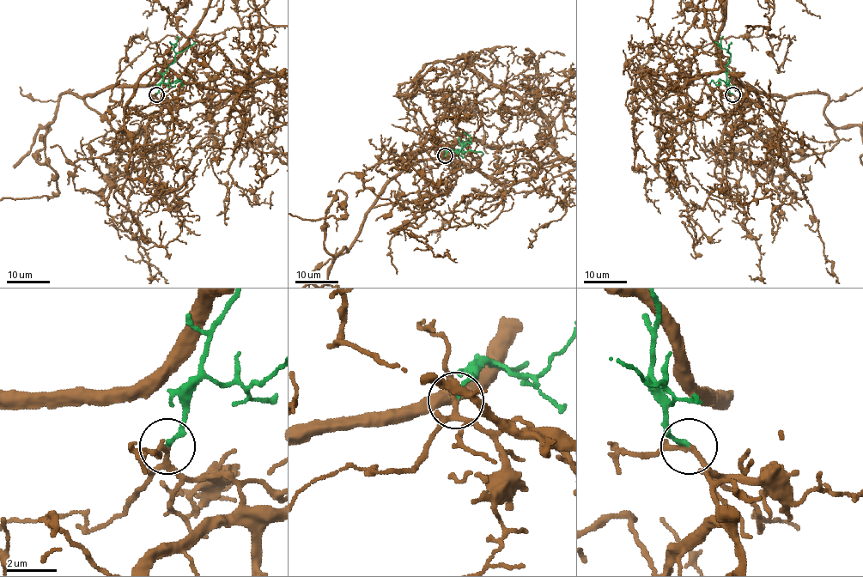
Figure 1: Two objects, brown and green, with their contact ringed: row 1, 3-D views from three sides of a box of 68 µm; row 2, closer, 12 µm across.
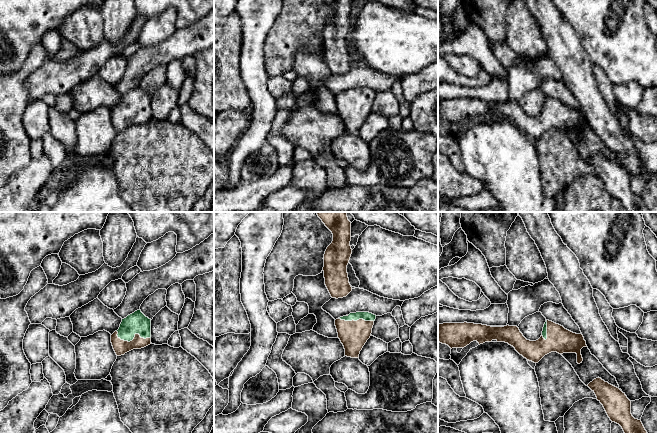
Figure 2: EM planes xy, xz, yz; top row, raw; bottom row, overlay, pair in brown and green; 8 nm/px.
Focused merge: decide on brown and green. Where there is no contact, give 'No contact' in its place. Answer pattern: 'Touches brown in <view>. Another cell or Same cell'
Touches brown in xy. Same cell

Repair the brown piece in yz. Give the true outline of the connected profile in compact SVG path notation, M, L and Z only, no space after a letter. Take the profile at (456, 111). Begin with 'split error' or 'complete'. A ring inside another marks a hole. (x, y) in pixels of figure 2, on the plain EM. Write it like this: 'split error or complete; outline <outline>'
split error; outline M546 96L542 111L536 117L527 116L517 102L491 103L474 99L438 100L438 117L452 124L464 124L473 117L505 118L529 137L538 139L551 128L576 129L577 139L583 137L581 125L587 123L582 110L573 109L563 102Z

